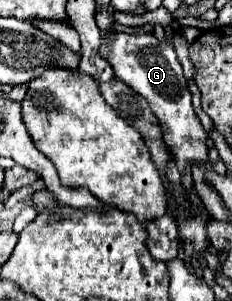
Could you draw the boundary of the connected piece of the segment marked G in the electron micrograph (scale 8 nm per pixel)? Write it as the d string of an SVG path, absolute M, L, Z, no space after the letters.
M118 32L102 38L100 54L112 64L118 80L122 80L136 94L142 94L148 100L152 112L160 120L164 142L174 154L180 176L184 176L186 168L192 168L192 162L210 162L206 146L208 136L192 108L192 94L188 90L188 82L182 74L182 66L176 58L172 44L168 44L166 40L156 40L152 34L138 36Z

